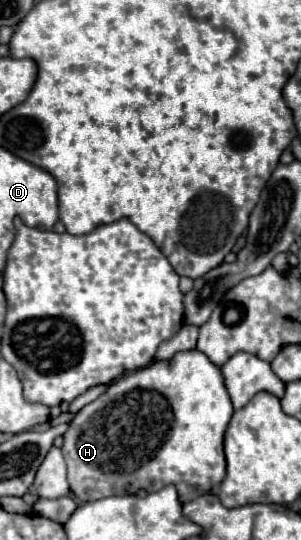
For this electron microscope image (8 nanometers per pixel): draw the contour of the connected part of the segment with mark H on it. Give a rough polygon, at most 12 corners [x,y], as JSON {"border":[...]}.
{"border":[[197,349],[113,382],[63,435],[79,501],[225,477],[235,409]]}

